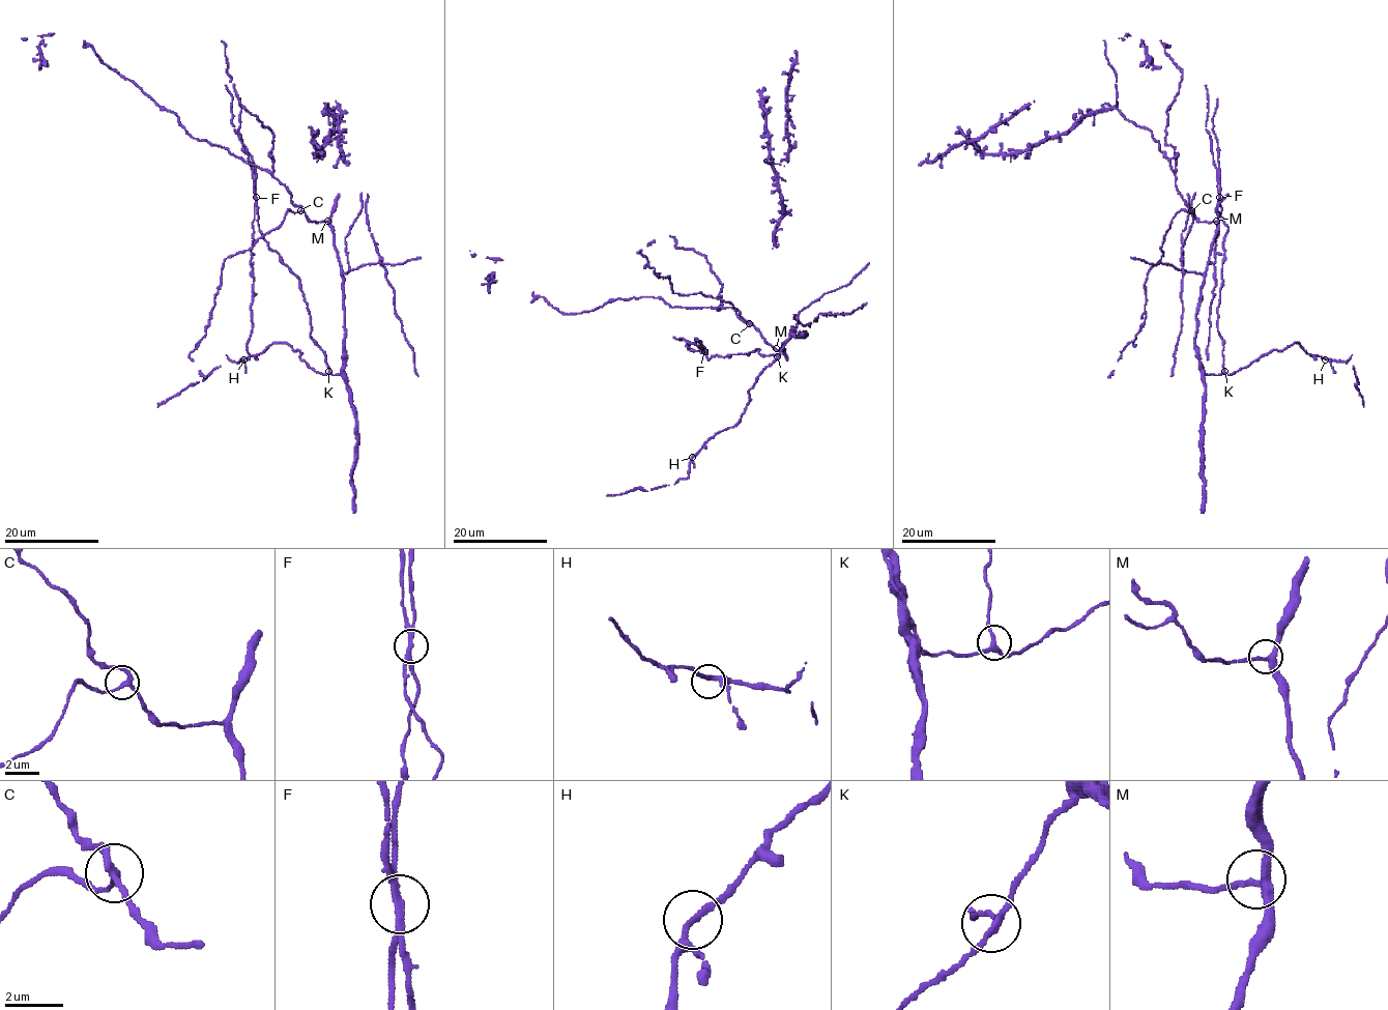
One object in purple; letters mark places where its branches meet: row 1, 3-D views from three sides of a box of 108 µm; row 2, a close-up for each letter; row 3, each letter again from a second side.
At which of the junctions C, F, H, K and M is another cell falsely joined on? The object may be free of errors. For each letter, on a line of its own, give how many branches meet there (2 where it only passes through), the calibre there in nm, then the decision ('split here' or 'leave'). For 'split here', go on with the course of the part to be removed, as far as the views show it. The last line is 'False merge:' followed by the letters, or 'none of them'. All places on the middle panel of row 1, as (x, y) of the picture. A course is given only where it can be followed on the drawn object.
C: 3 | 200 nm | leave
F: 3 | 200 nm | split here | (704, 352), (699, 347), (700, 341), (696, 340)
H: 3 | 200 nm | leave
K: 3 | 200 nm | leave
M: 3 | 240 nm | leave
False merge: F

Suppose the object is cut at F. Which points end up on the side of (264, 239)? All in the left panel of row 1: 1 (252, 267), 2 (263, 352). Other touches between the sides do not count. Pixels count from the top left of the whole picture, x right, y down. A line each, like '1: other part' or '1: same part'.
1: other part
2: same part

